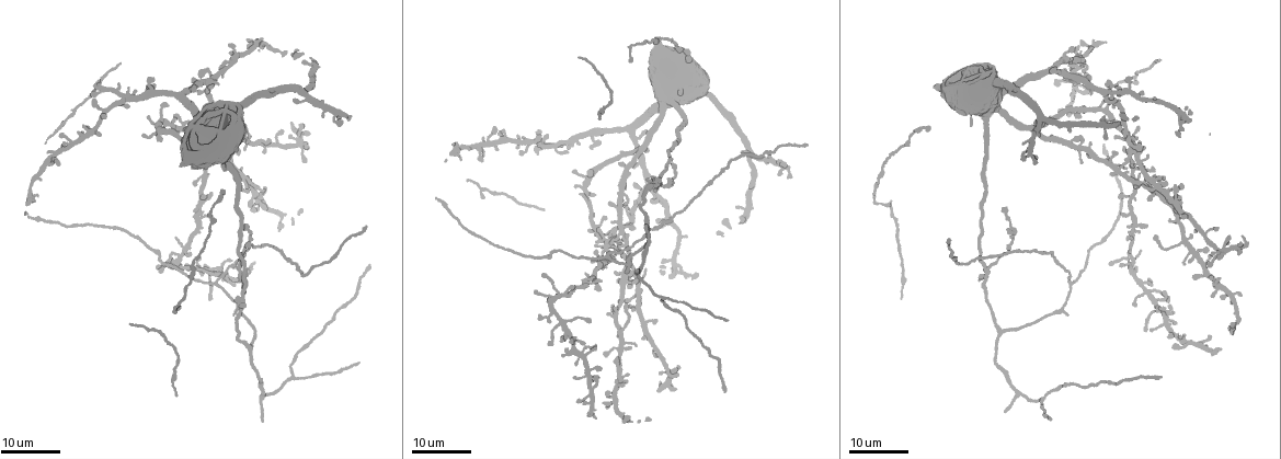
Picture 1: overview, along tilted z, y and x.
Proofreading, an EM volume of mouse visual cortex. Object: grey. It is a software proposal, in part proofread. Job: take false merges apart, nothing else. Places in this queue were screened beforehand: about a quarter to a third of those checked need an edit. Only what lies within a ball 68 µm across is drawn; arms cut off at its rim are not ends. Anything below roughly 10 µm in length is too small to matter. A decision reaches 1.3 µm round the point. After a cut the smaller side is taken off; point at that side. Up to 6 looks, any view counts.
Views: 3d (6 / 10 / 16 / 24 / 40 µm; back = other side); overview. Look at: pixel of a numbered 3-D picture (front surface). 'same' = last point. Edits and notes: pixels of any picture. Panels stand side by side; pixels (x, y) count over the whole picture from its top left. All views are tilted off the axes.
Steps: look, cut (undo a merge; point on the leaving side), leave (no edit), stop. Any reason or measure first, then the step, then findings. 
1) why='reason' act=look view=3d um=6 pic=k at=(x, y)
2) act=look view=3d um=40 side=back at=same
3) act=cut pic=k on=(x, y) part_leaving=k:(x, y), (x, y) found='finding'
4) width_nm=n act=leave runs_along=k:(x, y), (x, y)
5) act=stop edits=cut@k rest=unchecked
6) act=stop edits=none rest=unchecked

why='three arms meet' act=look view=3d um=16 pic=1 at=(990, 268)

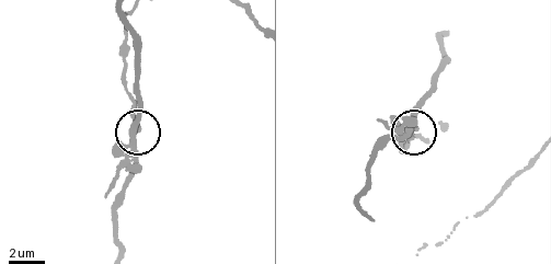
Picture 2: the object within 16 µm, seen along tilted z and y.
act=look view=3d um=10 at=same

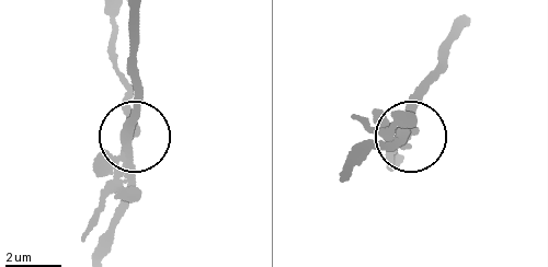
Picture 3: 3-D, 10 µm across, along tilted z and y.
side_arm_um=16 act=cut pic=3 on=(417, 134) part_leaving=3:(130, 165), (113, 23) found='two cells meet here'

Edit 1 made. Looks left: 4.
why='redraw' act=look view=overview

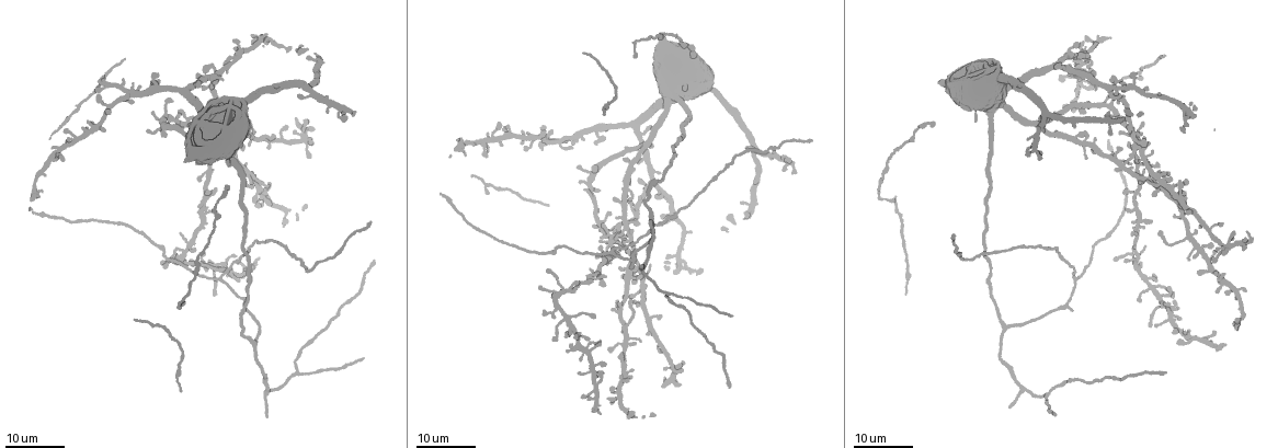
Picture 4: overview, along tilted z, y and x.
why='thick turns thin' act=look view=3d um=24 pic=4 at=(1068, 300)

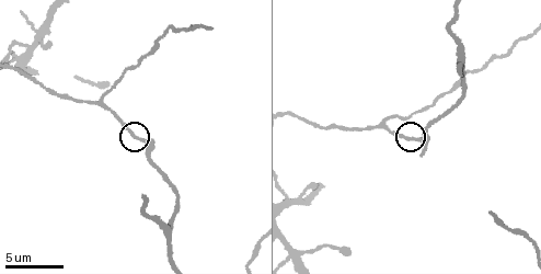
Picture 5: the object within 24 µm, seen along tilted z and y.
why='closer look' act=look view=3d um=6 pic=5 at=(138, 140)

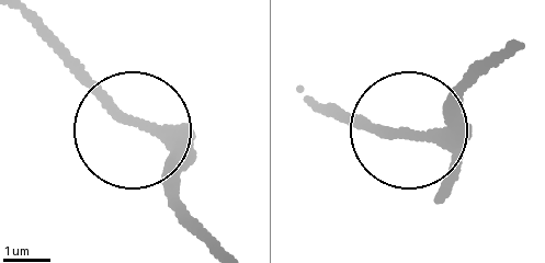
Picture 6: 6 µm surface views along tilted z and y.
arms=3 act=leave found='continuous, no second cell'

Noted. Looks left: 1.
why='three arms meet' act=look view=3d um=6 pic=5 at=(384, 124)

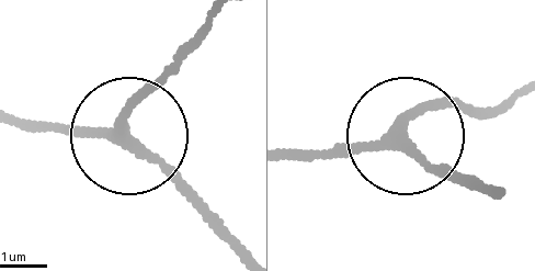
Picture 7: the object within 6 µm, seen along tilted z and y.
width_nm=240 act=leave runs_along=7:(487, 187), (397, 140), (292, 155) found='continuous, no second cell'

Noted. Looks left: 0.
act=stop edits=cut@3 rest=unchecked

